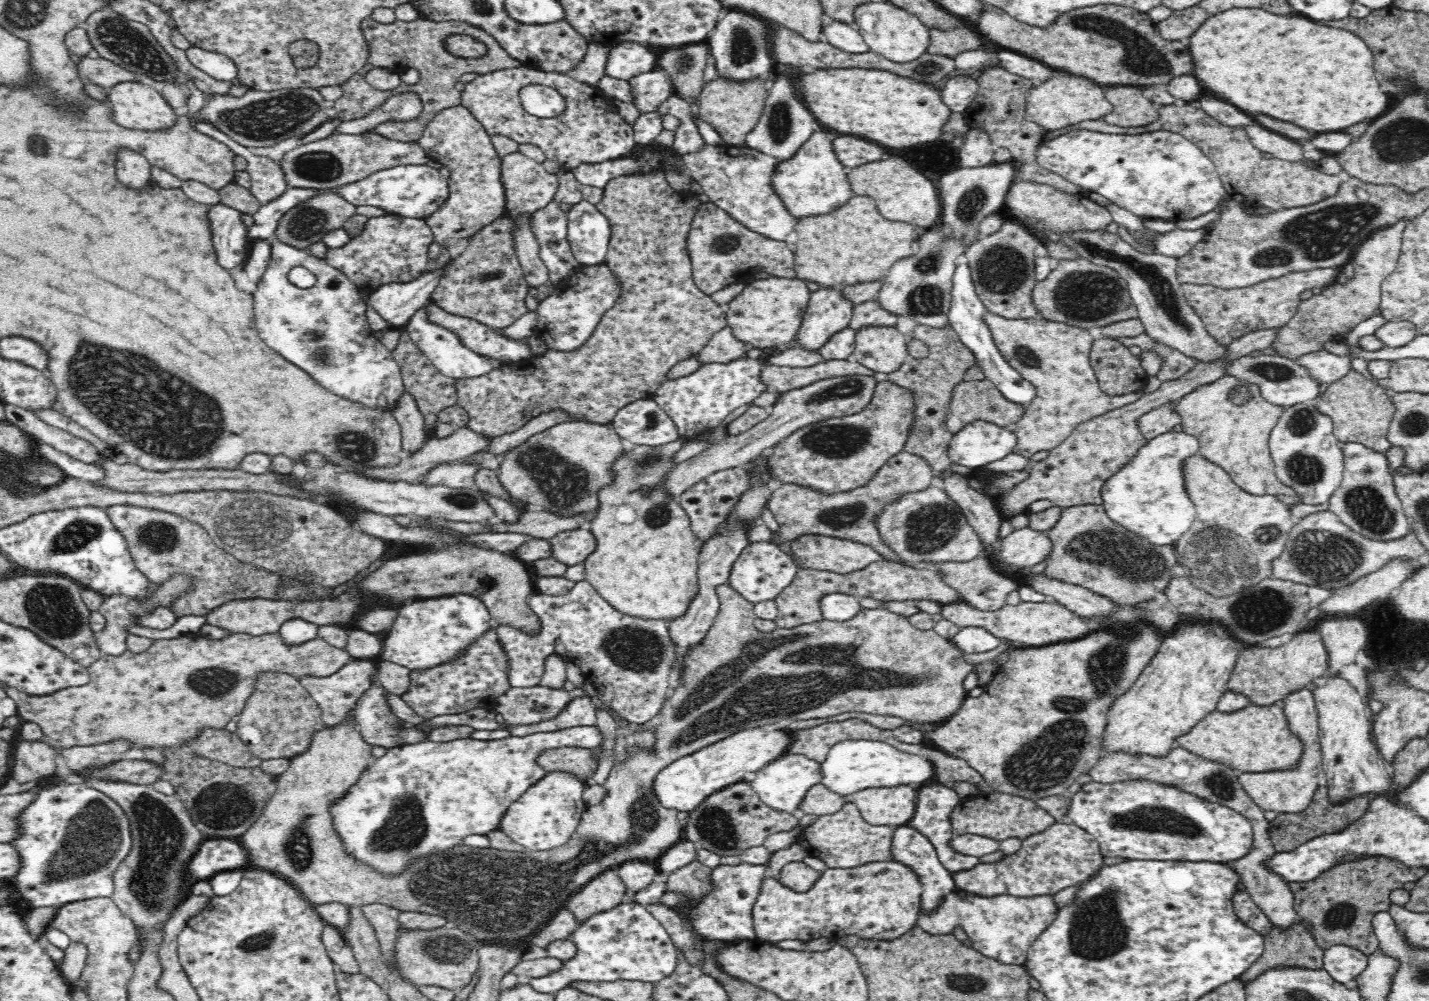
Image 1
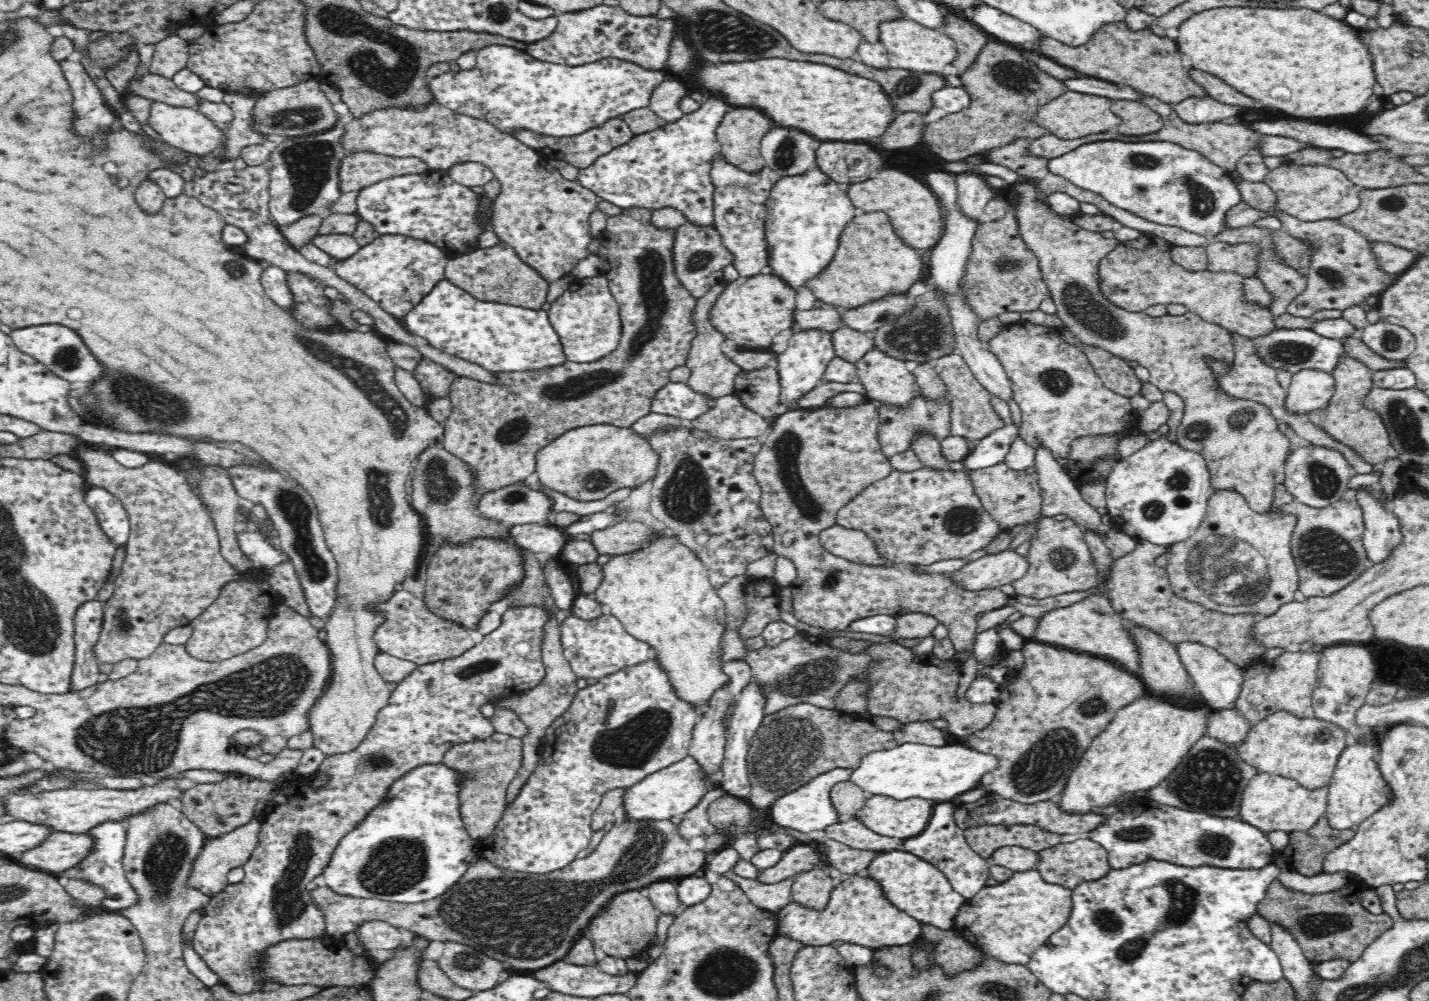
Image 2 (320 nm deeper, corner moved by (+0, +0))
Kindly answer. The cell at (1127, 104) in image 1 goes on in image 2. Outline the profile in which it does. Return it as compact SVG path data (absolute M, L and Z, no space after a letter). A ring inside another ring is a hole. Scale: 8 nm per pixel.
M1116 100L1112 110L1122 118L1116 131L1126 136L1142 136L1158 132L1163 127L1163 118L1155 110L1148 108L1143 100Z

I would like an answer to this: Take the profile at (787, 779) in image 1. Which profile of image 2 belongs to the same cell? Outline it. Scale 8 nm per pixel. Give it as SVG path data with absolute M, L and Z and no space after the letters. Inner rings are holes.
M834 769L827 771L825 774L820 774L818 778L810 780L806 786L778 798L774 804L771 806L770 816L776 826L780 826L782 830L794 830L795 832L800 832L802 834L812 833L813 831L826 830L828 826L834 826L841 821L841 815L834 808L832 803L832 797L830 797L830 792L832 792L834 786L838 785L840 782L850 781L854 774L852 769Z

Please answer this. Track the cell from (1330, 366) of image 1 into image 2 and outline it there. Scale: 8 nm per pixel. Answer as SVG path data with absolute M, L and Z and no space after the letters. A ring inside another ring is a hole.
M1316 369L1298 371L1291 377L1285 406L1287 415L1308 416L1314 410L1325 409L1334 394L1334 377Z

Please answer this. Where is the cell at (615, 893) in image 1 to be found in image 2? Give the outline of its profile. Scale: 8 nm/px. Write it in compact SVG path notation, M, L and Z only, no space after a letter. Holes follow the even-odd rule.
M634 890L618 894L608 907L590 921L586 932L602 955L626 960L632 956L642 956L654 944L659 917L660 913L646 891Z

